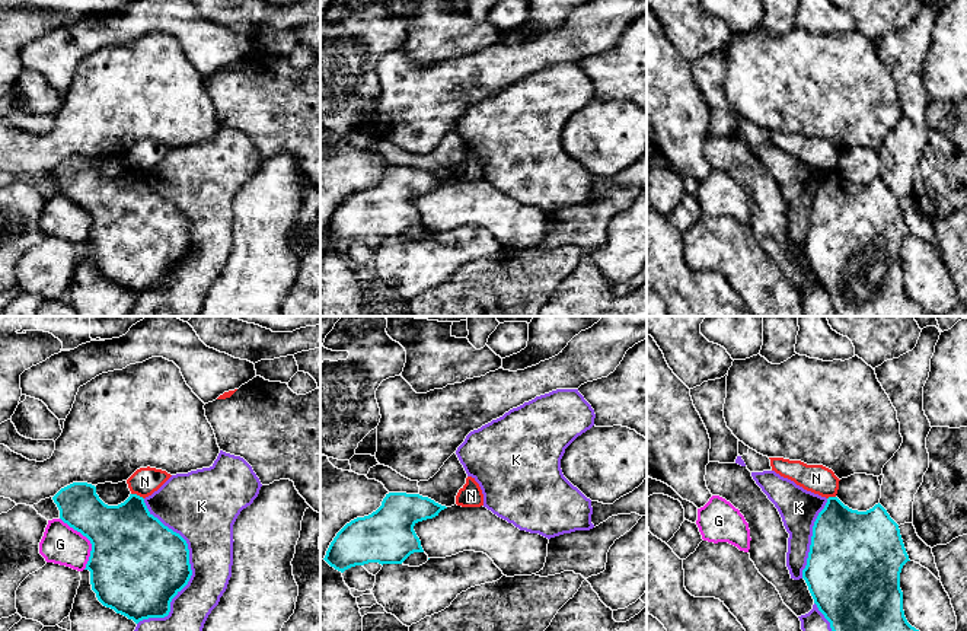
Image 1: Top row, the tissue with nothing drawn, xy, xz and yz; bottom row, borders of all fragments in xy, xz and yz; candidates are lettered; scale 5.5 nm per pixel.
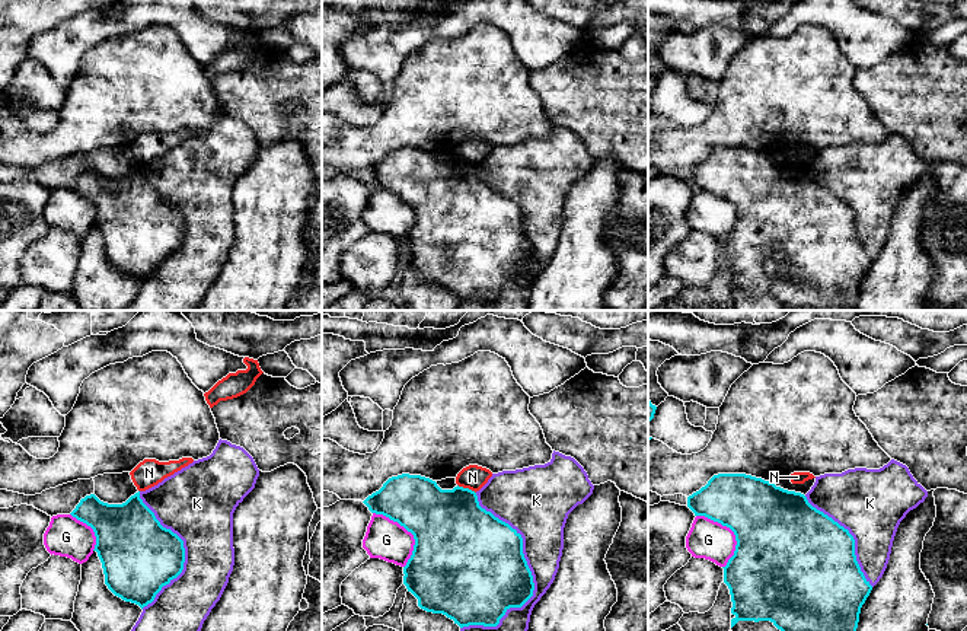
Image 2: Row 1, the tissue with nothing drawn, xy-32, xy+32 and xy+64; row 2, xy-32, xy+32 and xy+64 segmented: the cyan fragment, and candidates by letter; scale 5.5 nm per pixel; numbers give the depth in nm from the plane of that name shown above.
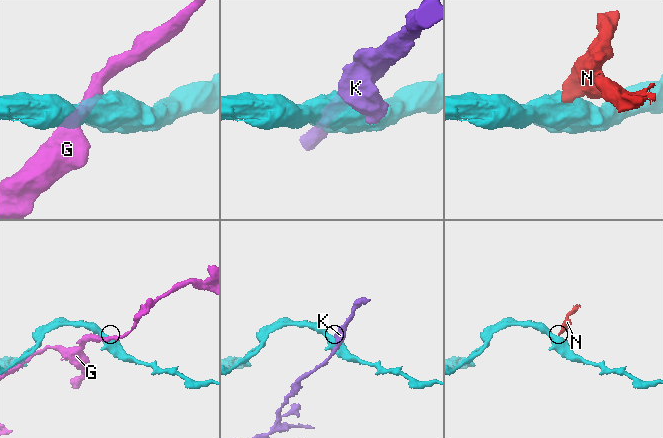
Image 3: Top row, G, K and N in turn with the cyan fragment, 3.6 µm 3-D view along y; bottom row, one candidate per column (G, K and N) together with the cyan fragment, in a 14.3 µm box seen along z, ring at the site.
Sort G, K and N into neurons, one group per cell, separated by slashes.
G / K / N

